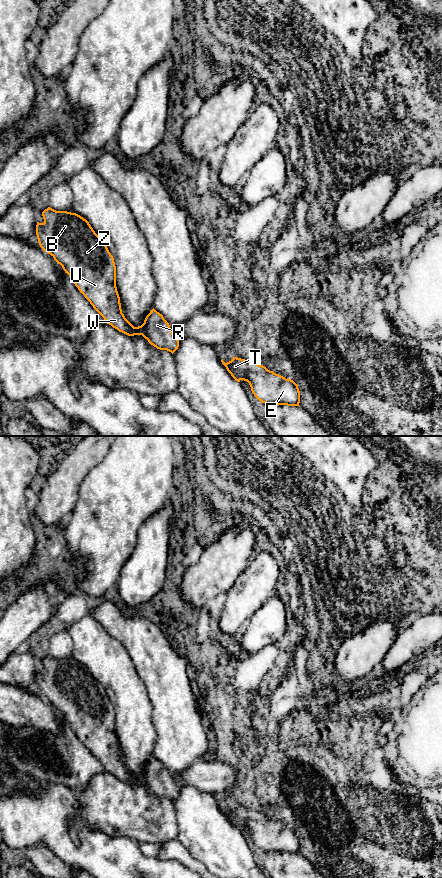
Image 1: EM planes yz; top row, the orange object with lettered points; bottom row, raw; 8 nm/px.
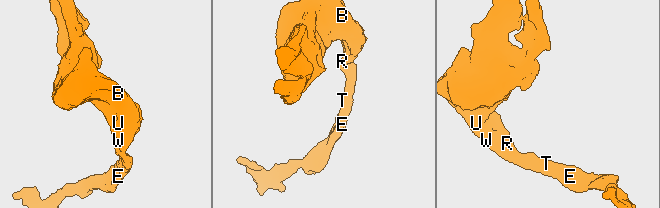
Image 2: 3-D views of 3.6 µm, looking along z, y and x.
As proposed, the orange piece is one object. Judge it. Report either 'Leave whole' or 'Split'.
Leave whole

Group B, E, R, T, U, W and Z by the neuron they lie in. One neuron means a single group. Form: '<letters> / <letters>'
B E R T U W Z

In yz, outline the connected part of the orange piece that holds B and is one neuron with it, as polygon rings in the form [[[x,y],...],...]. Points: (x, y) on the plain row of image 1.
[[[50,655],[42,664],[44,670],[36,673],[40,695],[62,714],[105,770],[128,784],[142,783],[157,797],[173,802],[179,788],[154,756],[141,774],[134,775],[125,766],[116,735],[114,706],[89,670],[76,661]]]

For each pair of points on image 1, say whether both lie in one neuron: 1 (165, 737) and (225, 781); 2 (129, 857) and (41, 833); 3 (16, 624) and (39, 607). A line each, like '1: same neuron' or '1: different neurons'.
1: different neurons
2: same neuron
3: same neuron

